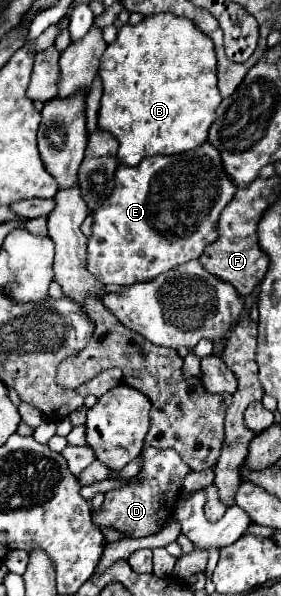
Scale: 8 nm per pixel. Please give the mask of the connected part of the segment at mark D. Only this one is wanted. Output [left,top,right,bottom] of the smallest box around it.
[93,447,191,537]

